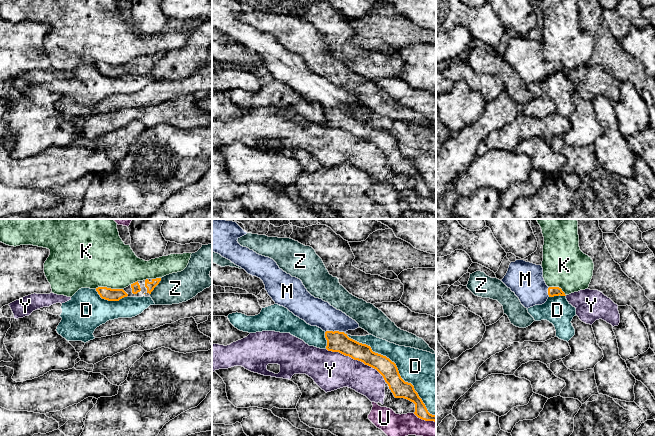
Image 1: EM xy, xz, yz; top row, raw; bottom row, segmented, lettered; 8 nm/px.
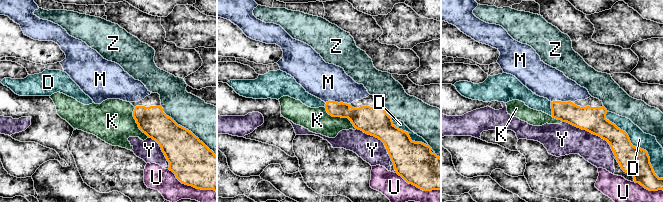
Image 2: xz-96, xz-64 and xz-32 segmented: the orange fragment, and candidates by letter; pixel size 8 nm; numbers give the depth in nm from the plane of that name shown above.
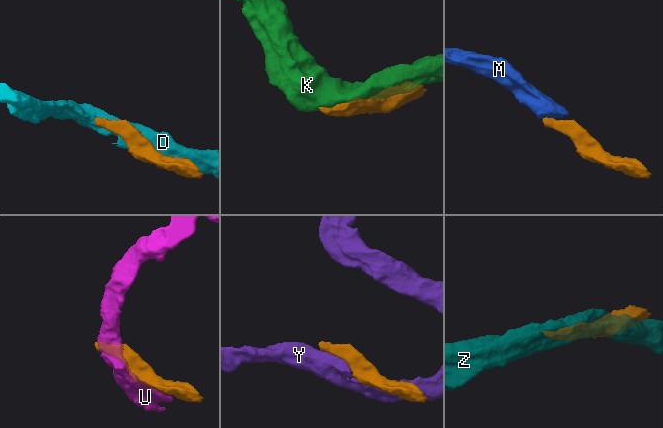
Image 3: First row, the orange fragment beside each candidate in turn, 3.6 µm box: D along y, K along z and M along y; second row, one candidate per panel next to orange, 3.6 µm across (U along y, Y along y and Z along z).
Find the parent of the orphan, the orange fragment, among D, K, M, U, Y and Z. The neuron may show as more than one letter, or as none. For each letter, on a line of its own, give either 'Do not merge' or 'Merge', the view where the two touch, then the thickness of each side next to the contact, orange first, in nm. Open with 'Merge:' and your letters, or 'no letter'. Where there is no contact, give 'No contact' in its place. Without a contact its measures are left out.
Merge: M
D: Do not merge. Touches orange in xz. Thickness 140 nm (orange) against 300 nm
K: Do not merge. Touches orange in xy. Thickness 100 nm (orange) against 440 nm
M: Merge. Touches orange in xz. Thickness 160 nm (orange) against 220 nm
U: Do not merge. Touches orange in xz. Thickness 110 nm (orange) against 200 nm
Y: Do not merge. Touches orange in xz. Thickness 160 nm (orange) against 300 nm
Z: Do not merge. Touches orange in xy. Thickness 70 nm (orange) against 240 nm

